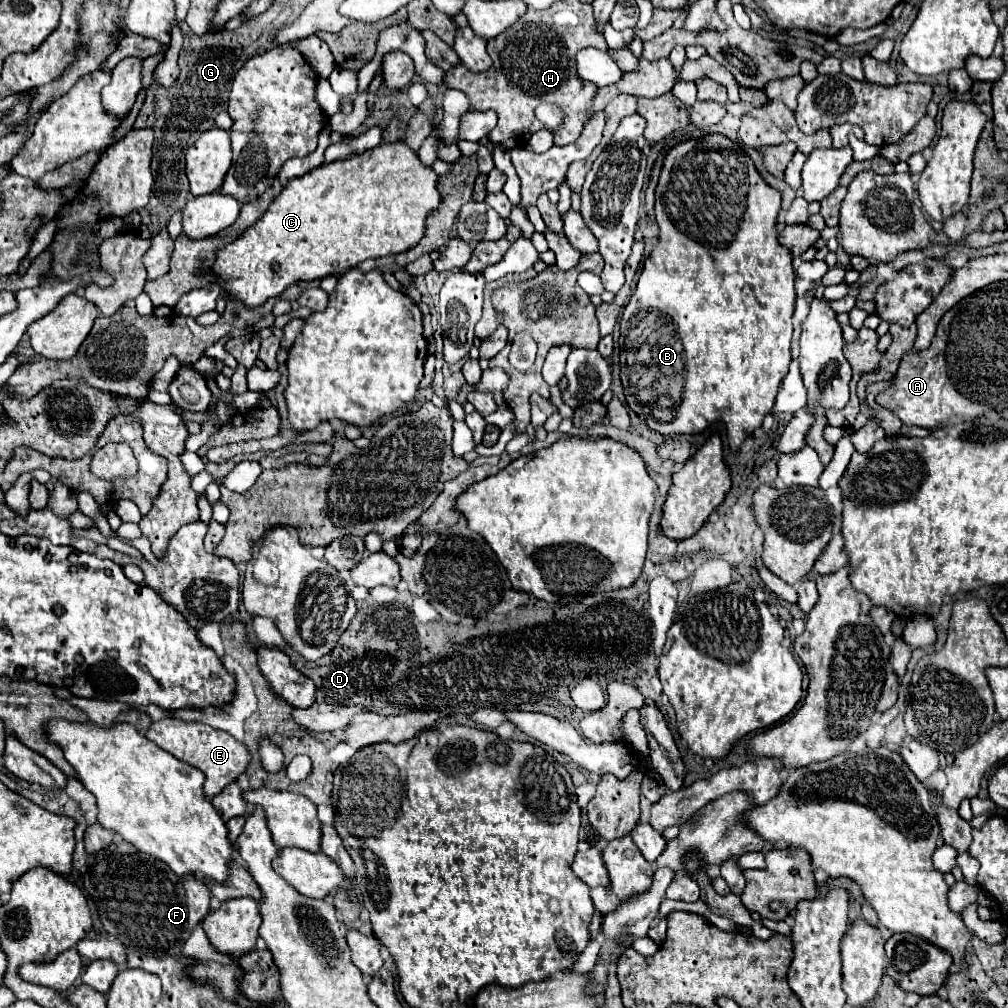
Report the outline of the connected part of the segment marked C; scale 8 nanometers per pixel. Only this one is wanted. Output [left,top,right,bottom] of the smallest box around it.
[215,139,443,307]

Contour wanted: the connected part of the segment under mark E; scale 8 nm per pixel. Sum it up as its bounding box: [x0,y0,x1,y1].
[147,717,249,799]

